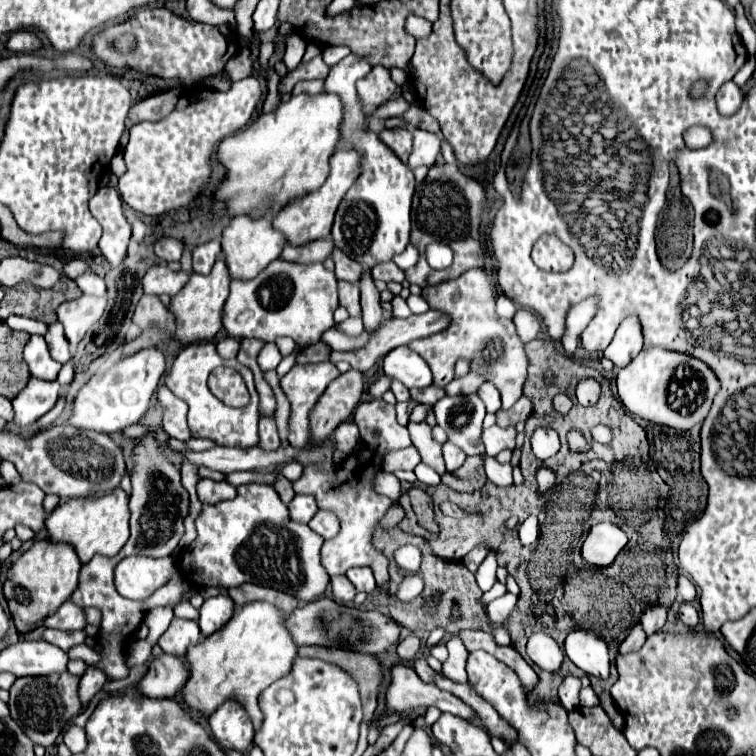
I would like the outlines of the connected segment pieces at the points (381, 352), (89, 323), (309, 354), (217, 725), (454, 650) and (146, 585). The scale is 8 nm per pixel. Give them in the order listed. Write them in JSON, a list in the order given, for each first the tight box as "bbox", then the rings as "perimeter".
[{"bbox":[337,310,451,370],"perimeter":[[[429,310],[419,316],[409,316],[405,320],[387,316],[379,334],[369,338],[369,344],[357,352],[341,352],[337,360],[351,362],[351,368],[369,370],[379,358],[383,358],[389,350],[409,344],[417,338],[427,338],[439,330],[445,330],[451,324],[449,316],[439,310]]]},{"bbox":[57,296,105,354],"perimeter":[[[81,296],[71,302],[63,302],[57,308],[57,318],[65,328],[65,336],[69,340],[71,352],[75,354],[77,344],[85,338],[85,334],[99,322],[105,310],[105,298]]]},{"bbox":[297,344,329,364],"perimeter":[[[313,344],[307,346],[299,356],[297,356],[297,364],[309,364],[309,362],[325,362],[329,356],[329,346],[325,344]]]},{"bbox":[209,700,253,752],"perimeter":[[[227,700],[209,718],[215,742],[221,748],[245,752],[253,744],[253,724],[247,710],[237,700]]]},{"bbox":[442,636,467,683],"perimeter":[[[451,636],[445,642],[445,646],[449,650],[449,658],[442,664],[442,674],[457,683],[467,682],[467,648],[465,648],[465,644],[461,642],[459,636]]]},{"bbox":[114,556,177,600],"perimeter":[[[127,556],[114,571],[116,590],[124,598],[145,600],[161,586],[165,586],[177,572],[175,558]]]}]

